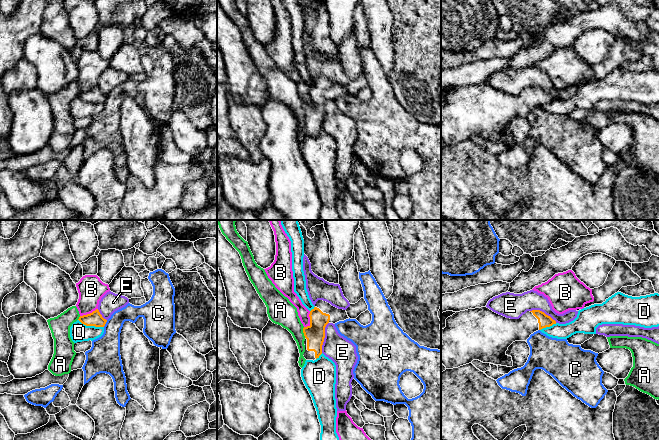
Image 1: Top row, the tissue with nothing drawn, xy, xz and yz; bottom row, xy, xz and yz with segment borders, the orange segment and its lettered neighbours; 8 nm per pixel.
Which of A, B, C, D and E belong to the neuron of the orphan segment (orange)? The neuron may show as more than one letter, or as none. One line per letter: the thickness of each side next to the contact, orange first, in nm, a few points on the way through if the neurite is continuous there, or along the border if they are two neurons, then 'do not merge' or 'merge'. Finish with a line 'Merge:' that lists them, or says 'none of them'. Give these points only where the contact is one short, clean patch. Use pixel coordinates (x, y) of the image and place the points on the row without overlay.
A: 160 nm thick on the orange side, 220 nm on the other; do not merge
B: 160 nm thick on the orange side, 90 nm on the other; border along xz (310, 87), (309, 100), (304, 103); do not merge
C: 110 nm thick on the orange side, 240 nm on the other; border along xy (107, 96), (103, 102); do not merge
D: 110 nm thick on the orange side, 150 nm on the other; border along xy (78, 95), (86, 101), (103, 103); do not merge
E: 160 nm thick on the orange side, 220 nm on the other; border along xz (328, 98), (325, 103), (325, 113), (321, 128); do not merge
Merge: none of them

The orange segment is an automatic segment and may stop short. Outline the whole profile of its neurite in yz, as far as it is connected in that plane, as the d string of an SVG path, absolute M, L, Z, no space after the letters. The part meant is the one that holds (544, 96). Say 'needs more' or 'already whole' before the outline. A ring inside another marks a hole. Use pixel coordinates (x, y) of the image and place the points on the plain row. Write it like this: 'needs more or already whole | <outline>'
needs more | M487 83L456 88L446 95L446 103L441 106L441 139L446 145L458 144L479 136L512 143L512 133L506 130L515 117L526 117L534 108L556 100L550 92L540 86L527 87L519 95L499 91Z

